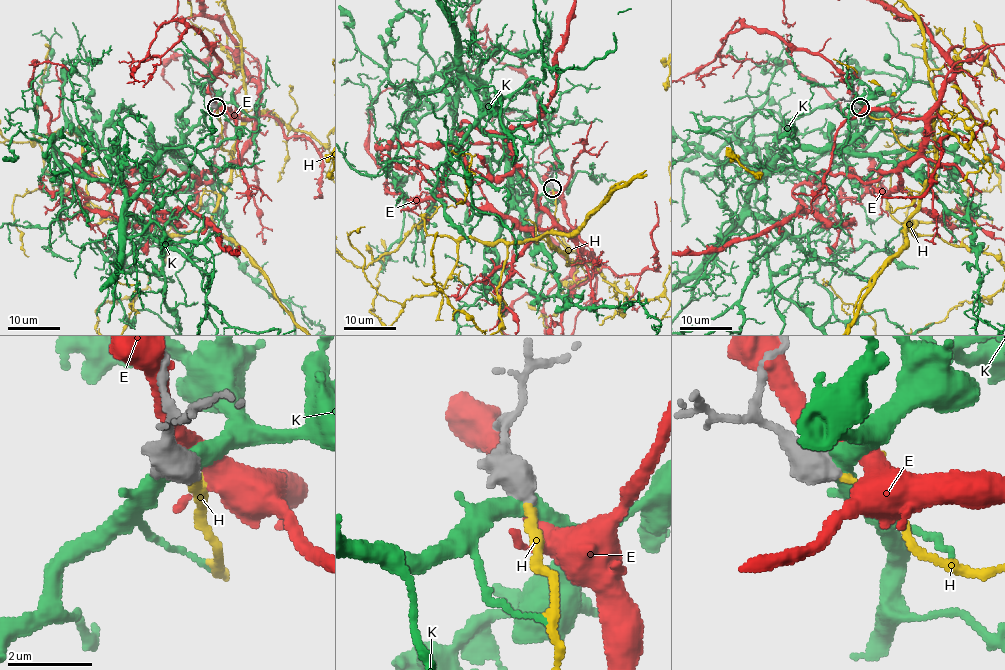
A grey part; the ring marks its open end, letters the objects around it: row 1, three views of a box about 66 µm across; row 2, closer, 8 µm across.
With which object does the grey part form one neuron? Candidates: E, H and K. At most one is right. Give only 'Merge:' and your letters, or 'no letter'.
Merge: H

